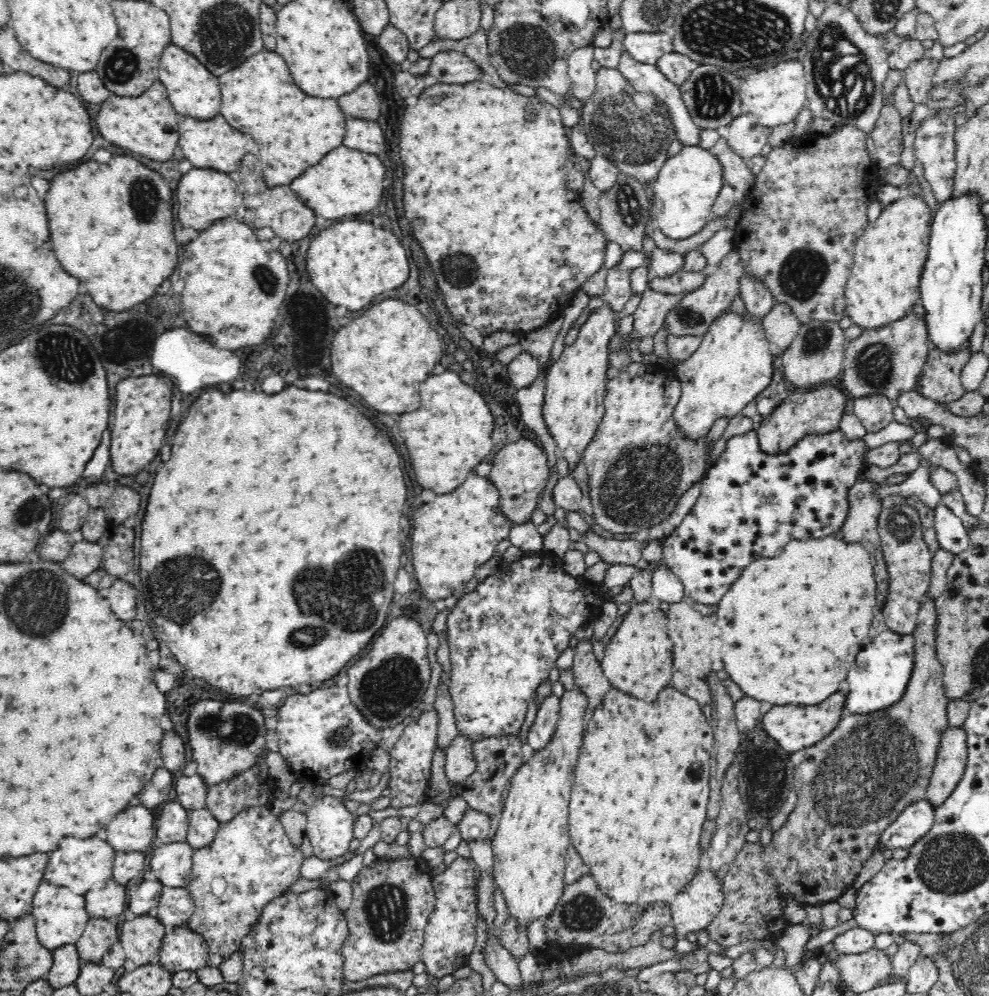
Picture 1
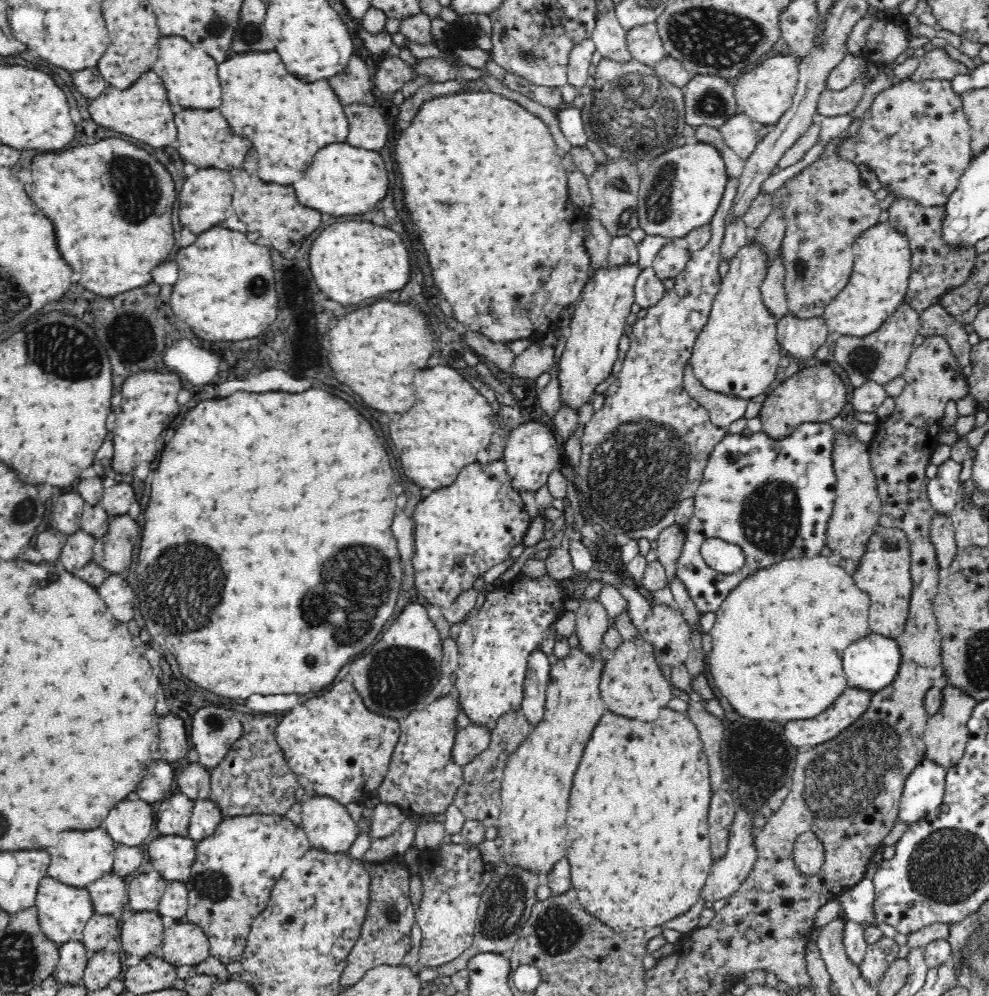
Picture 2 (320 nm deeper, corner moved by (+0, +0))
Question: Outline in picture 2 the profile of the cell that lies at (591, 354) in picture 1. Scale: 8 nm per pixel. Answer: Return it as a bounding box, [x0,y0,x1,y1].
[558,264,641,413]

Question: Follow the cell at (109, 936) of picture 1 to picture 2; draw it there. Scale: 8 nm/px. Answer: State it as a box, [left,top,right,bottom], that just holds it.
[81,914,121,953]

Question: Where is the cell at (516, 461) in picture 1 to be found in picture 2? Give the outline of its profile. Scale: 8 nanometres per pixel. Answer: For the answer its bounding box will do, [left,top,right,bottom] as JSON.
[501,420,560,493]

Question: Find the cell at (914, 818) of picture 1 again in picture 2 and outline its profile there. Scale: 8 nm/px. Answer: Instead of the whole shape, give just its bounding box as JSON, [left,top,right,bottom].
[897,758,947,826]

